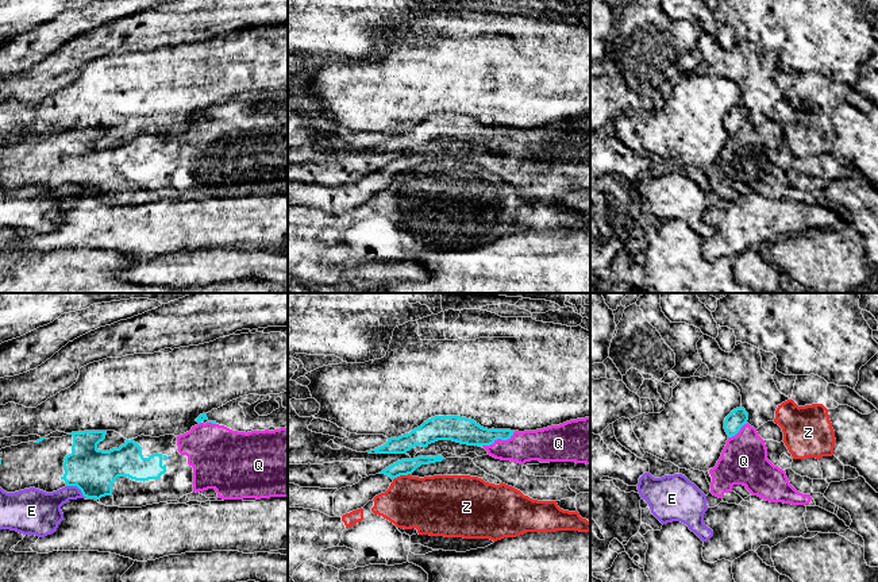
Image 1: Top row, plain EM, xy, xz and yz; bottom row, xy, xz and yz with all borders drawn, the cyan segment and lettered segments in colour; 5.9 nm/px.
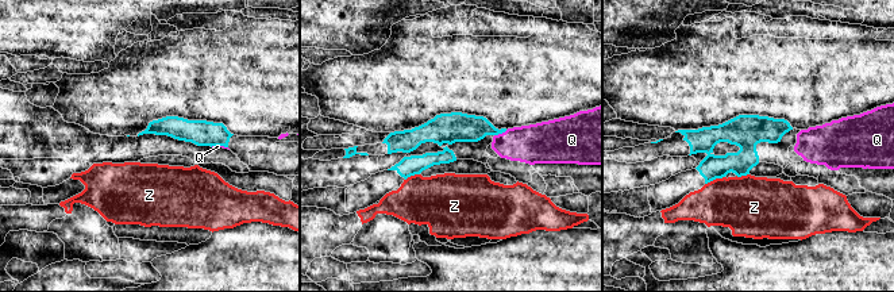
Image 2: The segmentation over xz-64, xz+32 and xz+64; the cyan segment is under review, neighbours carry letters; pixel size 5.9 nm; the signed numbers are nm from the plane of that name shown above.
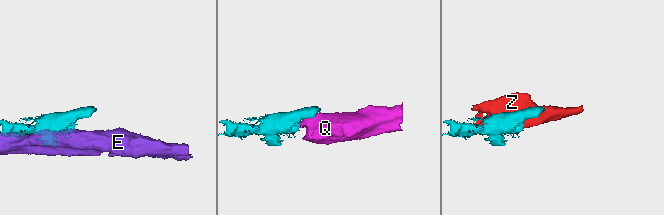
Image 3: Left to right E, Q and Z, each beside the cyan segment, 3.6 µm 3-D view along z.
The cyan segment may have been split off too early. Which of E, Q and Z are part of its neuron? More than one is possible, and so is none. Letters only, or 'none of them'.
Q

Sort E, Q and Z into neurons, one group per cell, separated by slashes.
E / Q / Z

